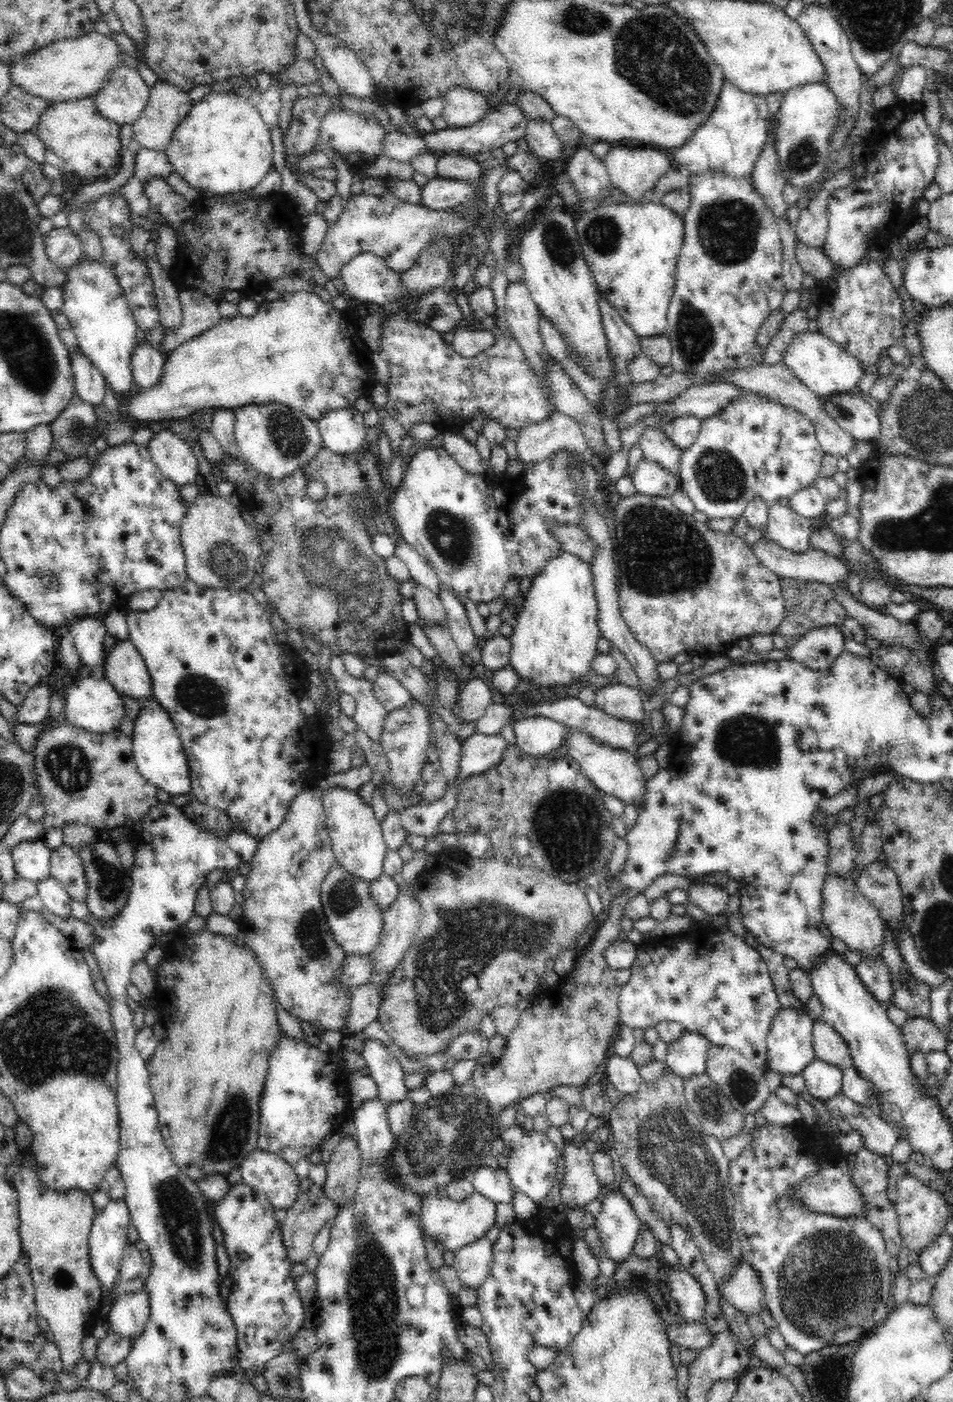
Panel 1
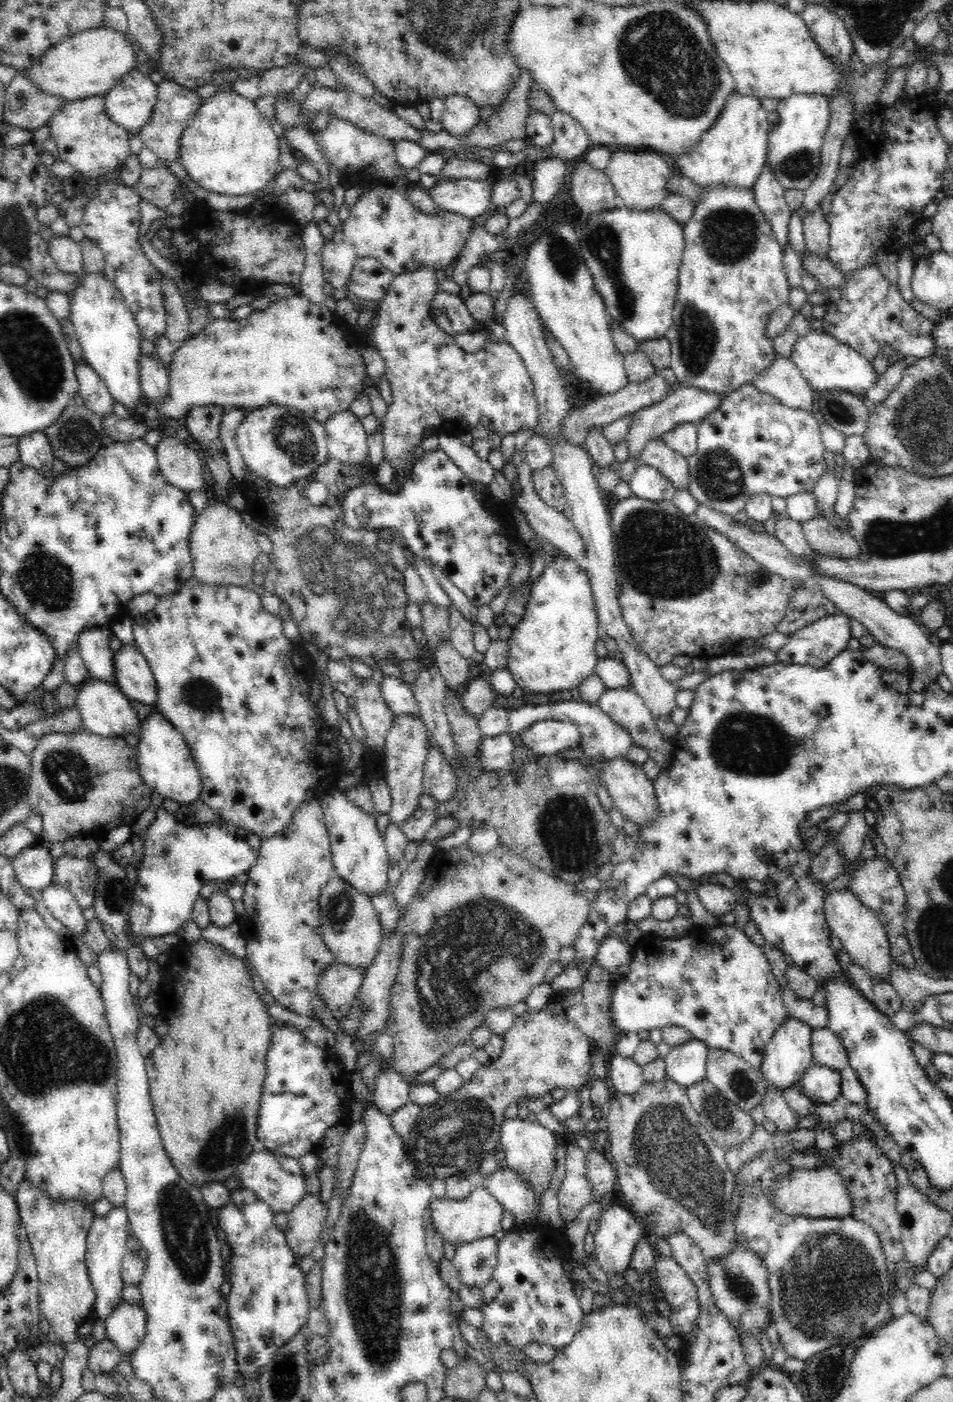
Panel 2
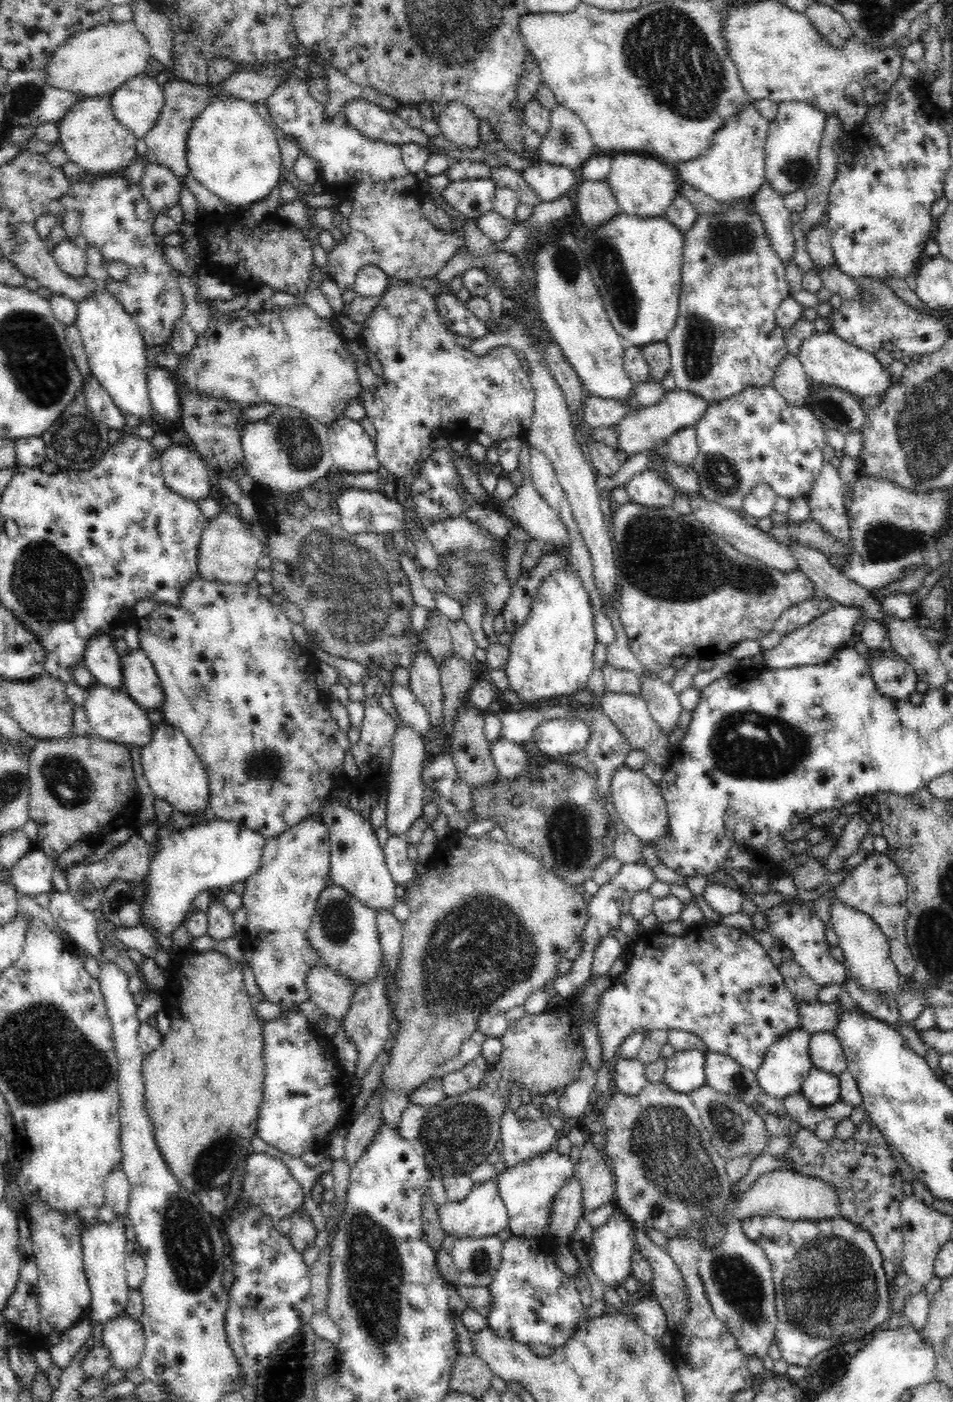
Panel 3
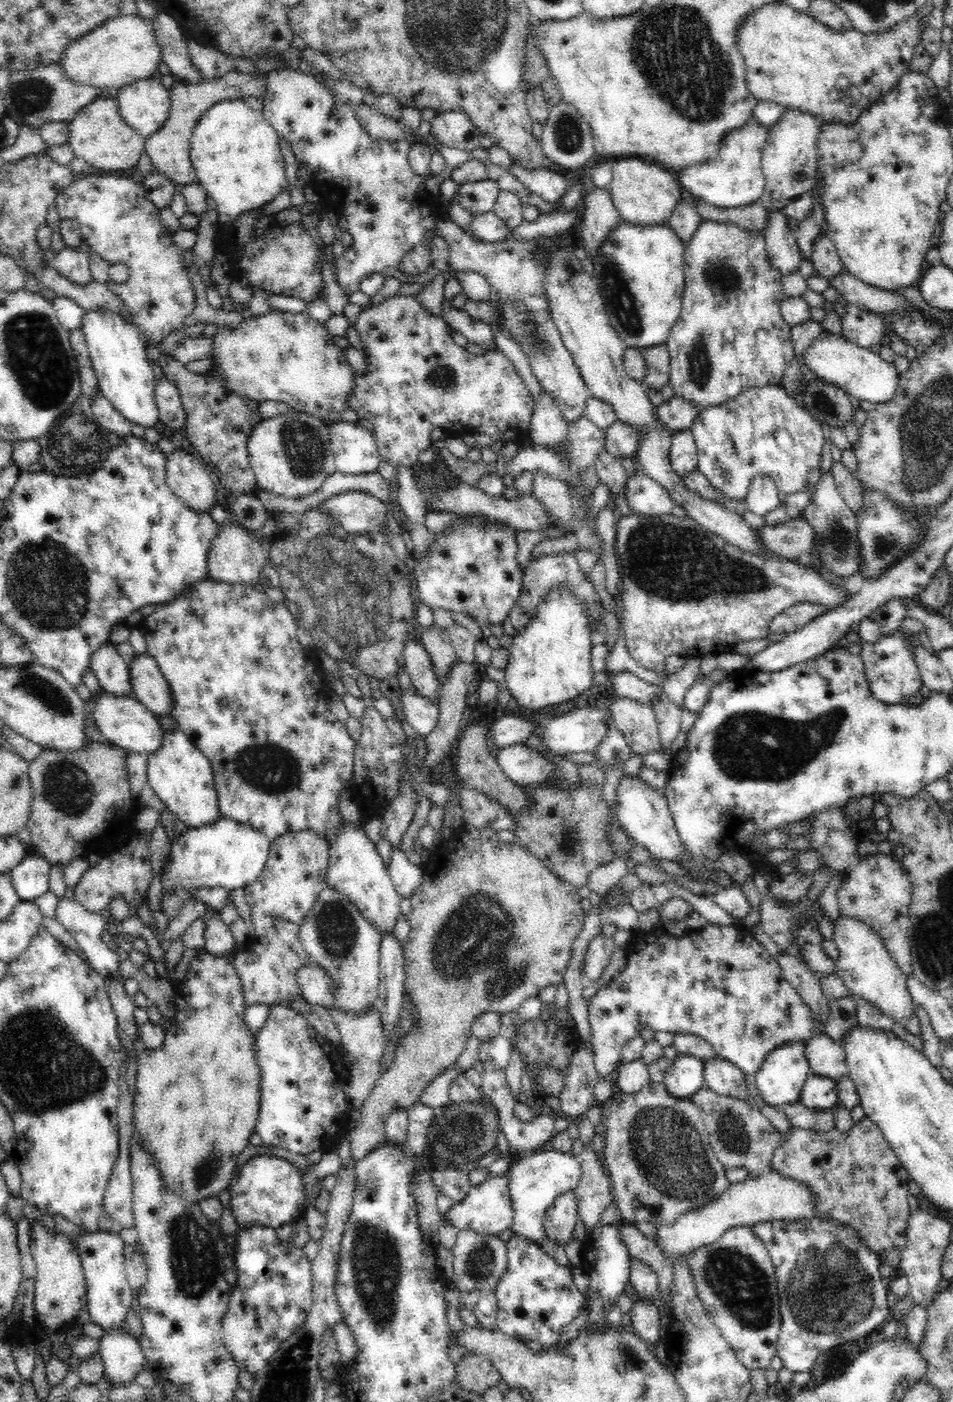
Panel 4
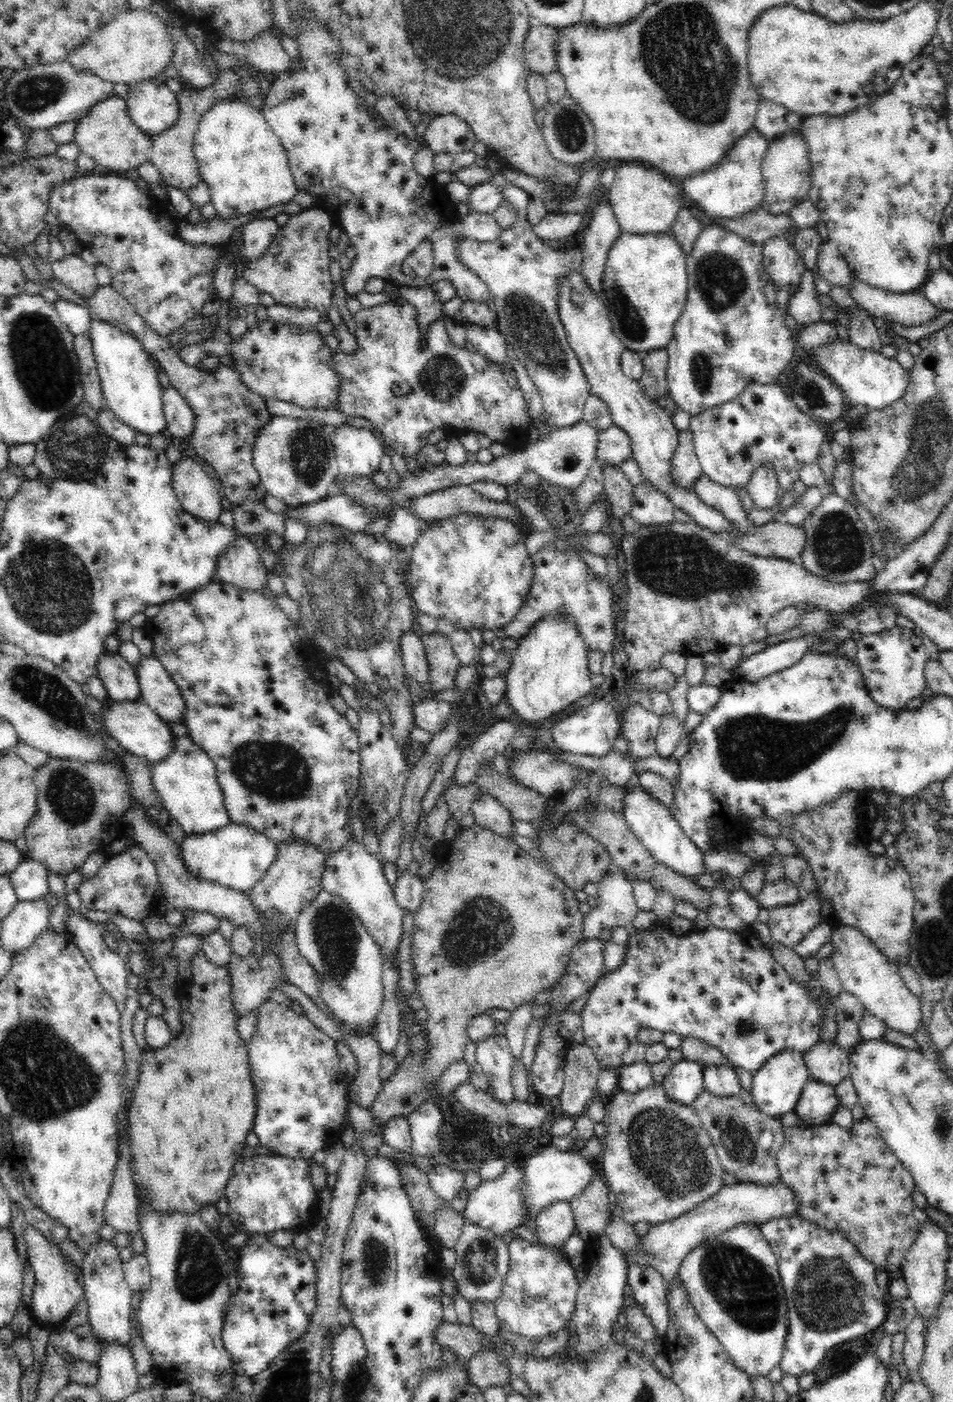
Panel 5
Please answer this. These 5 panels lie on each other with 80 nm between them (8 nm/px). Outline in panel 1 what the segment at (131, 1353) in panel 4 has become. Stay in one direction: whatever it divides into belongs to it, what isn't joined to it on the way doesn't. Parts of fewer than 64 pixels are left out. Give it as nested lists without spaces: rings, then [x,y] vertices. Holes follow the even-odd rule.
[[[143,1289],[136,1293],[122,1292],[113,1302],[110,1312],[103,1320],[108,1324],[108,1326],[111,1326],[112,1331],[114,1331],[117,1336],[130,1338],[134,1342],[136,1338],[140,1338],[142,1332],[144,1332],[144,1326],[146,1326],[149,1318],[150,1299],[148,1299],[146,1289]]]

